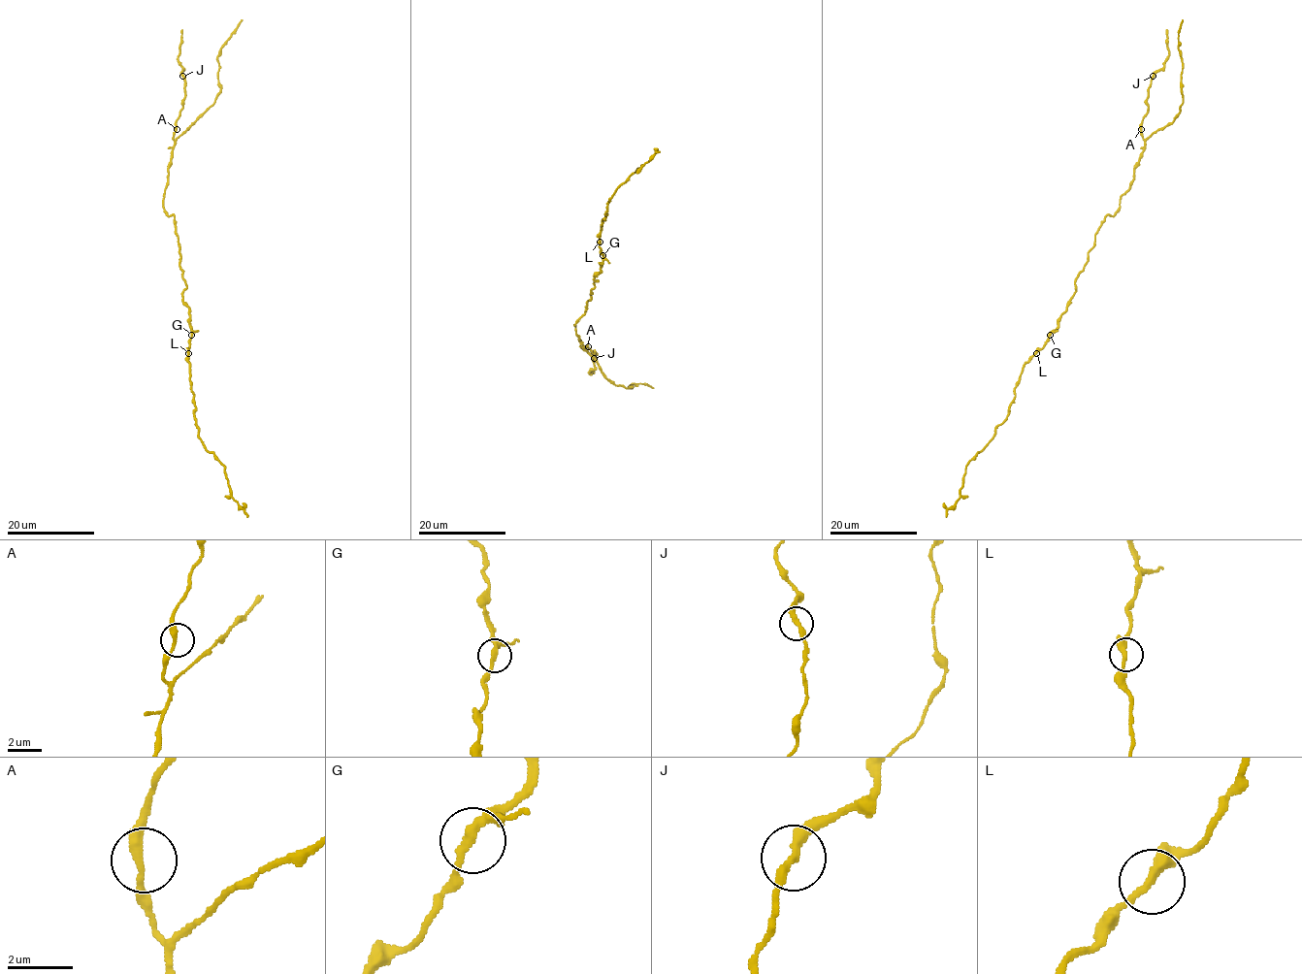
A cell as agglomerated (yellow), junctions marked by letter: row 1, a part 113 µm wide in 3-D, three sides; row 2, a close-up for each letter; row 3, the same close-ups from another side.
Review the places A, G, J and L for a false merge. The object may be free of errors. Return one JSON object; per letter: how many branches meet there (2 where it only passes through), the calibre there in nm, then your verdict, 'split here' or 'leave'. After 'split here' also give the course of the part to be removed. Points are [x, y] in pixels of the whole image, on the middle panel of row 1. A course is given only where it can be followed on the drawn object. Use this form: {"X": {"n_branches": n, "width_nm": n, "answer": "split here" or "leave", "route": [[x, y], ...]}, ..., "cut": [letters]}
{"A": {"n_branches": 2, "width_nm": 280, "answer": "leave"}, "G": {"n_branches": 2, "width_nm": 240, "answer": "leave"}, "J": {"n_branches": 2, "width_nm": 280, "answer": "leave"}, "L": {"n_branches": 2, "width_nm": 300, "answer": "leave"}, "cut": []}

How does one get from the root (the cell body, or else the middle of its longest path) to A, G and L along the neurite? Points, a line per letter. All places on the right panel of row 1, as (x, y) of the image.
A: (1084, 267), (1098, 228), (1108, 214), (1117, 211), (1120, 197), (1134, 178), (1134, 166), (1145, 146), (1141, 129)
G: (1084, 267), (1077, 275), (1074, 294), (1059, 317), (1058, 326), (1050, 335)
L: (1084, 267), (1077, 275), (1074, 294), (1059, 317), (1058, 326), (1036, 353)

